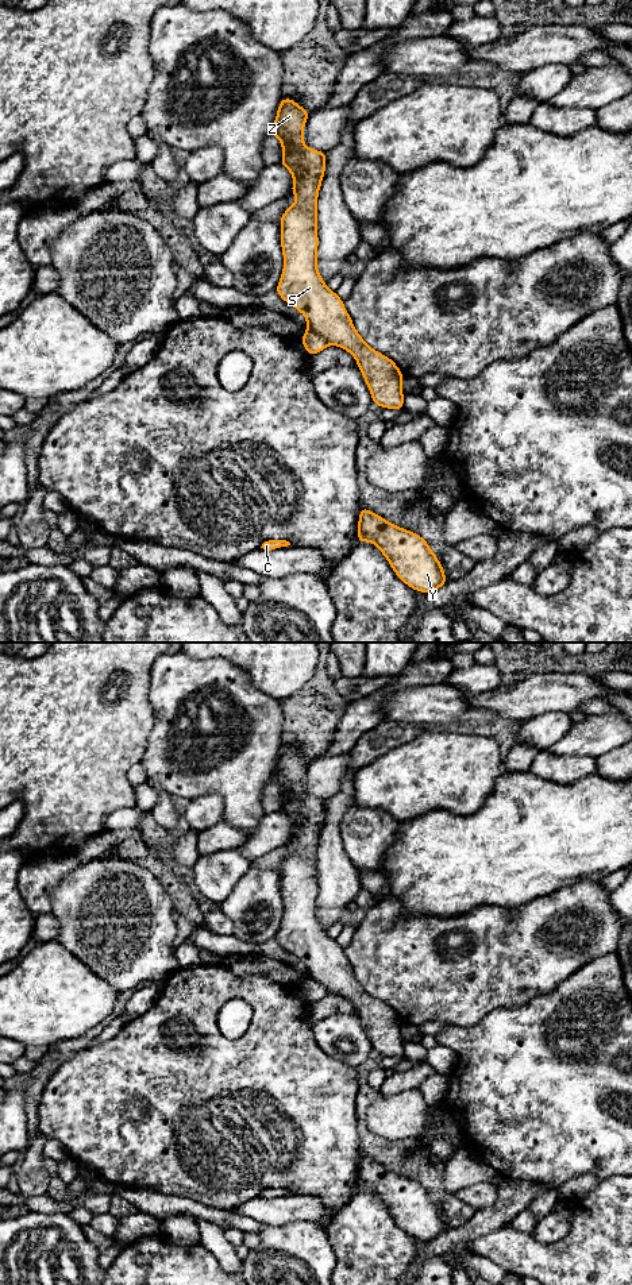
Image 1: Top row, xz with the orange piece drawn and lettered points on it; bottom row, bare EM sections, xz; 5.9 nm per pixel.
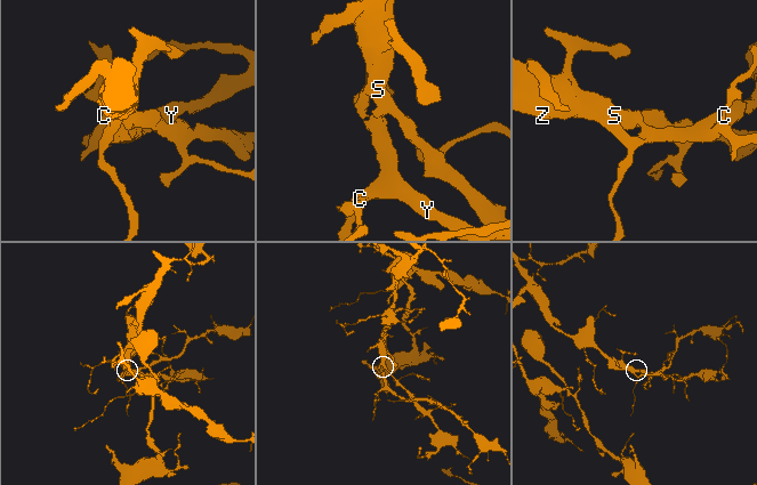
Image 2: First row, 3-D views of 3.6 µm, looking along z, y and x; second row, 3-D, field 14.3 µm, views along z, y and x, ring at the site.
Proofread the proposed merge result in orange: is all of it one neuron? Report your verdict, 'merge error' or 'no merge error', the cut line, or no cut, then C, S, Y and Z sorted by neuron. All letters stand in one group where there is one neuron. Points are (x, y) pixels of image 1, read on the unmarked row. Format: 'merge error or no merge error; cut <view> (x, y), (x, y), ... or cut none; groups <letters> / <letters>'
no merge error; cut none; groups C S Y Z

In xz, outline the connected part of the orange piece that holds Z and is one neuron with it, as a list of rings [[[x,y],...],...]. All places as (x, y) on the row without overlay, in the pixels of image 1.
[[[282,744],[270,779],[282,792],[280,813],[293,825],[289,844],[298,844],[280,868],[284,917],[275,939],[305,964],[308,979],[301,983],[301,991],[309,1004],[330,992],[348,999],[371,1041],[373,1053],[404,1058],[404,1022],[390,1006],[362,987],[343,948],[327,935],[317,918],[317,845],[327,800],[304,792],[308,765],[308,757]]]

